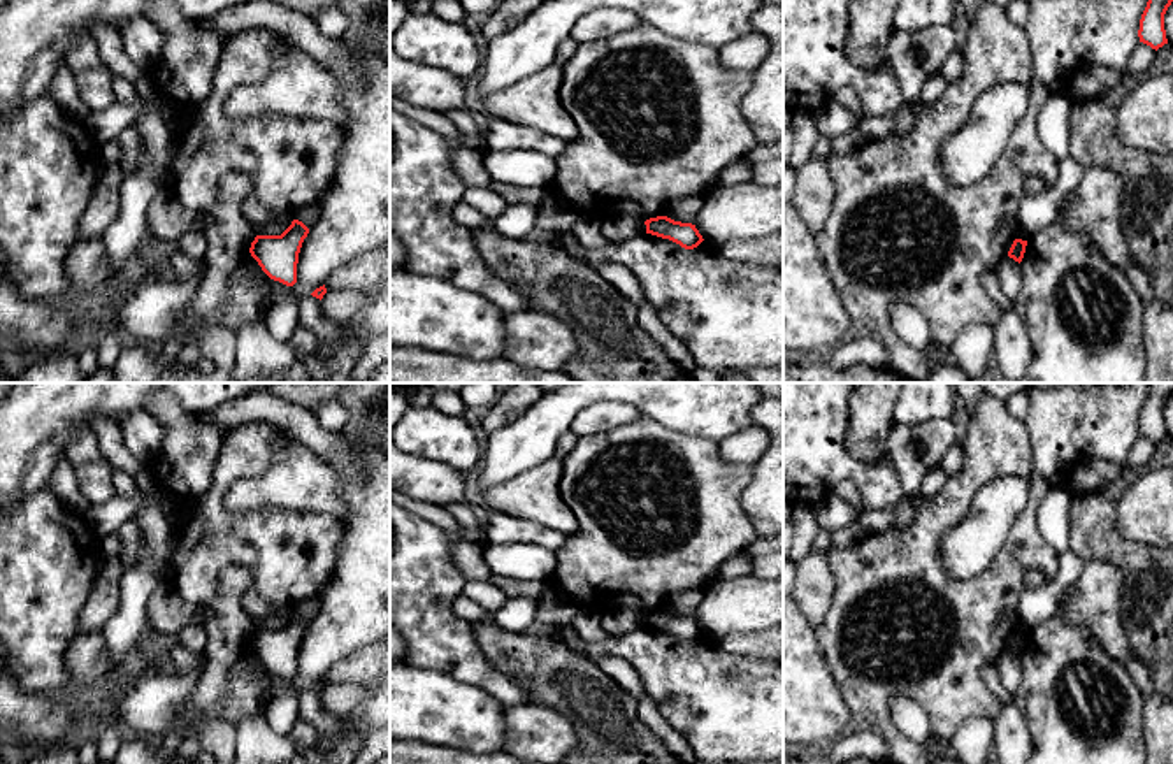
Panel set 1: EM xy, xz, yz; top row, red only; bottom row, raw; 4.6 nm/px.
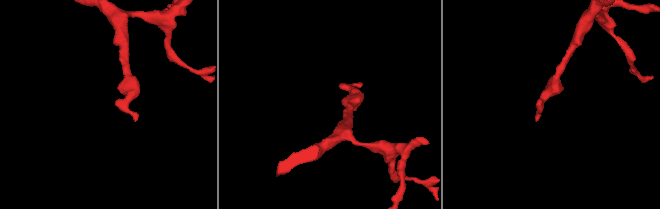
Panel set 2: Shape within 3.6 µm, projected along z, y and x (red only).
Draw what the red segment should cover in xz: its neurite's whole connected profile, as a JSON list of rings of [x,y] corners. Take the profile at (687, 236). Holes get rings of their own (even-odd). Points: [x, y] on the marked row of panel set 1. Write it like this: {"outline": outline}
{"outline": [[[667,216],[650,218],[644,225],[646,234],[669,239],[685,249],[694,249],[704,241],[695,225],[674,221]]]}

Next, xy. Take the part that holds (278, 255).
{"outline": [[[293,220],[281,235],[256,235],[249,253],[270,279],[293,286],[297,283],[299,253],[307,234],[309,228]]]}

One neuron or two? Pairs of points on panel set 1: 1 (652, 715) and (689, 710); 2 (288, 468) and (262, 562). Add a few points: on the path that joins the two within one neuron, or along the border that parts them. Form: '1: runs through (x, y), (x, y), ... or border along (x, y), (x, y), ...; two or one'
1: border along (647, 692), (659, 713), (687, 743); two
2: border along (318, 511), (251, 508), (237, 513); two

